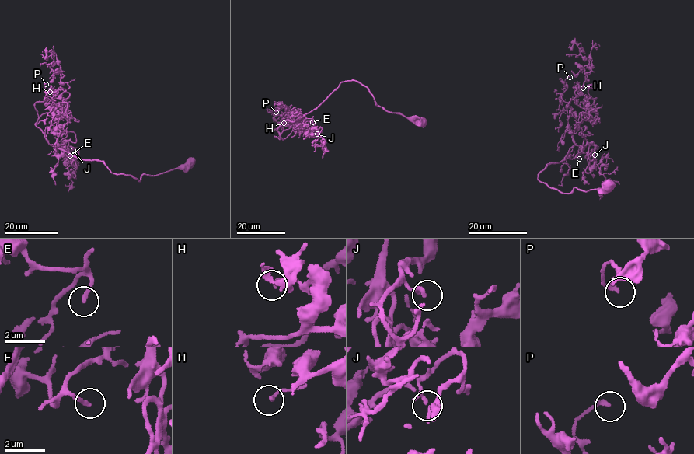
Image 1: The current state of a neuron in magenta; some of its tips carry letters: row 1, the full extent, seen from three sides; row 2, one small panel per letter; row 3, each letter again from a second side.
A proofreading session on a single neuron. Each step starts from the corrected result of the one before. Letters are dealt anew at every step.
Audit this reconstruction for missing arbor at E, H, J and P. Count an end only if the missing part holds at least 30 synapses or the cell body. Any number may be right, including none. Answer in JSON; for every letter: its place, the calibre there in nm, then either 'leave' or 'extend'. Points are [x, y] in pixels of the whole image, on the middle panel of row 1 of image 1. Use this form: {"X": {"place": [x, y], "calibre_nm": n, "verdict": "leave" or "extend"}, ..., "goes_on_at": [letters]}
{"E": {"place": [312, 122], "calibre_nm": 180, "verdict": "extend"}, "H": {"place": [284, 123], "calibre_nm": 170, "verdict": "leave"}, "J": {"place": [317, 134], "calibre_nm": 200, "verdict": "leave"}, "P": {"place": [276, 112], "calibre_nm": 190, "verdict": "leave"}, "goes_on_at": ["E"]}

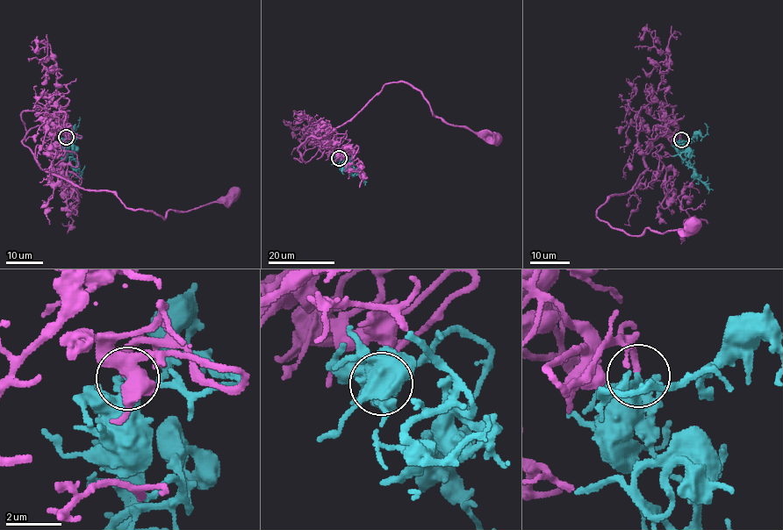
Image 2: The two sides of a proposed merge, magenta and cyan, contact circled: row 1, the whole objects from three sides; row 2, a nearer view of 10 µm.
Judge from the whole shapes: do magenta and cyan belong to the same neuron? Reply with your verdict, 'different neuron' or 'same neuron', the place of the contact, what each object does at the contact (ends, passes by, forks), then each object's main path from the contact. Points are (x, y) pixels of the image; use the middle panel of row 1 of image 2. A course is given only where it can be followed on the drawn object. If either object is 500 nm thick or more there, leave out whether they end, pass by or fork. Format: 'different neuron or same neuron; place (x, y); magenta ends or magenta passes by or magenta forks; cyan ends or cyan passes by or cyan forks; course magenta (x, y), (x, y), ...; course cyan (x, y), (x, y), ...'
same neuron; place (339, 158); magenta passes by; cyan passes by; course magenta (339, 157), (349, 145), (326, 140), (305, 161), (298, 148), (389, 82), (498, 138); course cyan (339, 157), (339, 164), (346, 167), (351, 165), (363, 177), (364, 182)

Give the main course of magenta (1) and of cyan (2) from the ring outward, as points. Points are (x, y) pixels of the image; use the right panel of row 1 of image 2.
1: (681, 139), (660, 120), (677, 130), (645, 153), (628, 192), (595, 214), (631, 235), (692, 225)
2: (681, 139), (681, 149), (690, 157), (688, 165), (708, 189), (708, 194)

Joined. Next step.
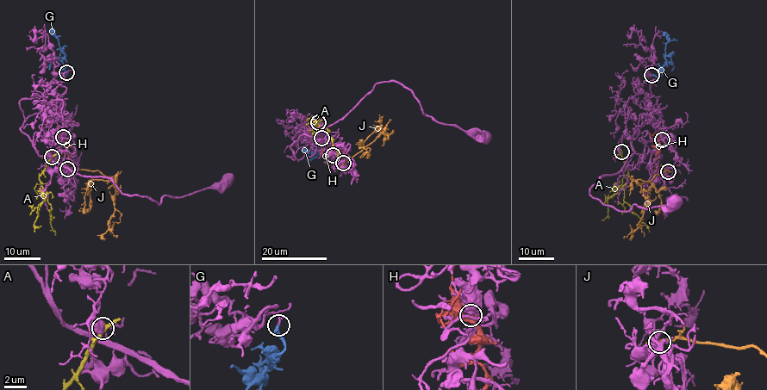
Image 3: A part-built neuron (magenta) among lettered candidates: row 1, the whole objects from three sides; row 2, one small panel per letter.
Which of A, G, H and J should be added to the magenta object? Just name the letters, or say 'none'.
G

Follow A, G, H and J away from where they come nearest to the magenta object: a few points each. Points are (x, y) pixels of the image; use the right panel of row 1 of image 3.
A: (620, 152), (628, 170), (622, 188), (623, 200), (650, 232)
G: (651, 75), (660, 77), (662, 66), (666, 63), (668, 40), (664, 31)
H: (662, 139), (655, 160), (659, 176)
J: (668, 171), (654, 175), (650, 180), (638, 180), (647, 207), (639, 227), (624, 236)

